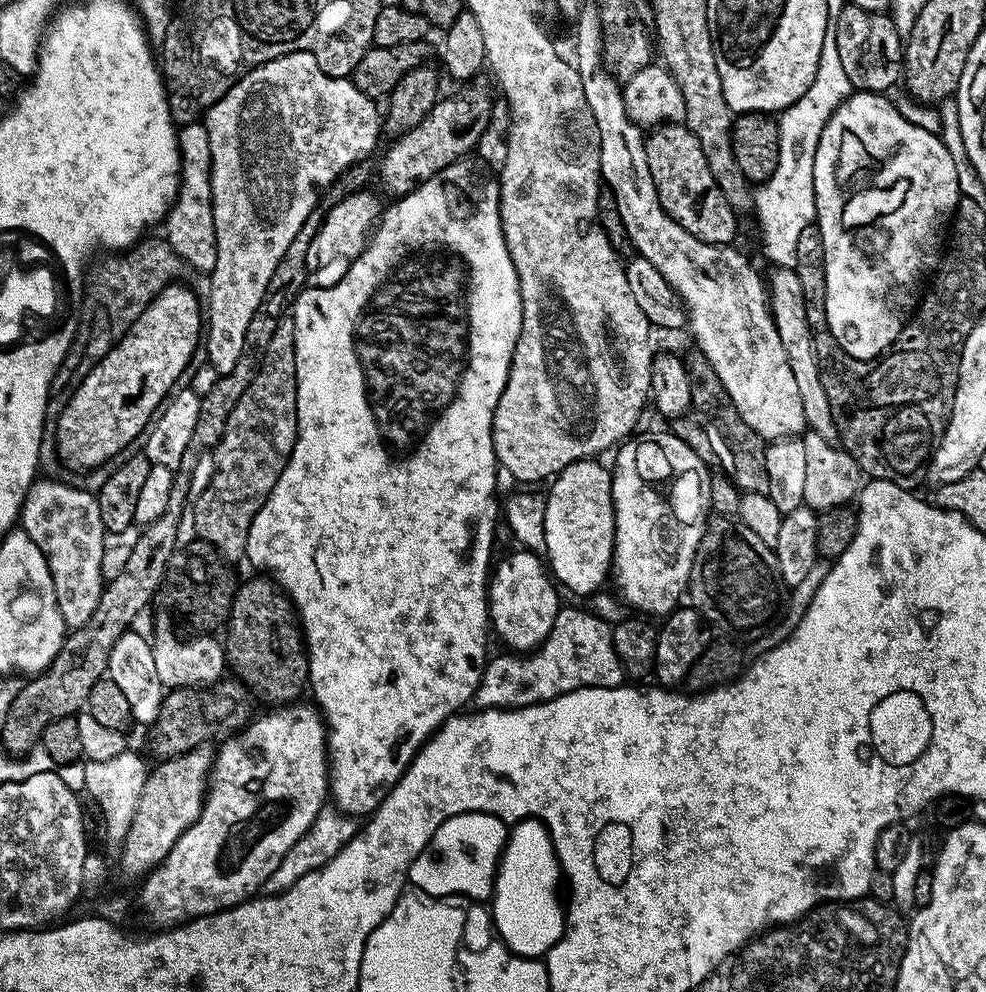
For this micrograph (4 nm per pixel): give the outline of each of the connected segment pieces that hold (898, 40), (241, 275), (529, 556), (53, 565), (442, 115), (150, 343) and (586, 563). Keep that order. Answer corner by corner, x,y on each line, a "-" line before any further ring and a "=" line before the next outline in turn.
845,3
842,14
836,19
836,41
846,78
850,78
853,89
884,94
888,87
901,79
904,44
902,33
894,26
891,15
=
291,52
250,70
213,108
208,109
203,117
202,123
210,138
210,158
212,159
210,186
212,187
214,234
216,235
216,266
210,273
212,289
208,292
208,300
206,296
206,343
208,363
218,374
230,374
230,370
234,370
234,365
238,363
238,358
242,358
242,342
246,339
246,326
250,323
250,318
254,318
254,310
258,310
262,298
268,292
270,278
274,278
274,266
282,262
282,254
286,254
290,242
294,242
294,234
302,230
306,218
311,212
317,211
316,203
319,202
320,196
322,200
322,193
333,187
337,179
343,176
353,164
363,161
364,155
375,148
376,139
381,139
382,116
379,111
376,113
376,104
377,101
362,90
358,90
351,79
326,75
318,66
316,57
311,56
309,52
=
516,550
495,565
488,581
488,619
493,633
500,635
505,649
527,654
540,647
552,632
562,607
557,585
545,561
535,552
=
37,478
33,480
30,490
24,499
24,509
20,511
19,523
26,534
38,542
38,550
46,558
50,566
50,574
54,578
54,590
58,594
58,610
62,614
65,625
69,629
81,628
86,622
90,622
90,616
100,601
100,595
104,592
105,579
101,575
102,556
104,554
104,542
106,533
102,522
102,510
100,501
91,491
88,491
75,483
63,484
60,478
=
484,78
467,83
458,97
438,100
416,127
397,137
380,162
383,186
399,198
426,183
456,160
467,157
485,132
492,112
492,96
=
173,282
168,284
161,290
160,295
156,296
150,302
150,306
142,315
139,316
133,324
124,331
124,333
113,343
109,352
97,361
93,369
90,370
88,375
81,384
75,385
71,389
68,401
66,402
65,409
61,414
61,418
58,419
57,426
57,454
61,461
70,469
72,468
84,468
83,470
91,470
98,467
100,464
104,464
108,460
114,458
116,454
124,447
128,446
130,442
133,442
134,438
137,438
138,434
144,430
147,423
154,420
154,417
161,411
162,405
169,399
170,393
175,386
175,380
180,377
182,370
184,370
191,360
191,356
194,354
194,350
202,342
202,300
195,296
190,289
180,282
=
593,458
591,460
575,460
570,462
570,466
566,466
554,477
551,481
550,487
552,489
546,492
546,546
544,552
546,553
546,564
550,569
551,575
554,577
557,585
569,588
572,592
577,592
581,598
587,598
594,592
599,592
609,583
610,573
612,570
612,555
614,554
614,502
612,501
612,473
607,467
603,468
600,465
599,459

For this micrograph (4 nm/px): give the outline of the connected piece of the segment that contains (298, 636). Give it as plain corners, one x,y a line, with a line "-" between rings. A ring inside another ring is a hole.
256,574
253,580
239,585
232,596
232,609
228,615
226,631
228,637
223,637
222,643
227,652
227,667
253,693
257,692
268,706
288,706
299,701
308,688
308,654
304,646
304,638
298,627
298,617
283,591
271,579

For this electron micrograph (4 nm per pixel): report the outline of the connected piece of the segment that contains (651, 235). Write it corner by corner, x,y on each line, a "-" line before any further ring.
581,3
574,29
576,29
574,67
580,73
586,102
598,122
600,175
618,202
618,210
622,214
622,222
626,222
626,230
632,239
633,249
639,255
645,256
650,266
654,266
654,270
658,270
658,274
666,278
668,285
676,289
676,294
686,309
687,327
689,329
692,327
692,336
696,339
695,347
708,359
710,366
714,366
714,374
722,378
722,386
726,386
726,394
730,394
738,414
742,414
742,422
746,422
746,426
750,426
750,430
757,432
760,439
765,442
799,437
806,428
806,410
802,410
802,398
798,394
794,370
790,370
786,350
782,350
782,338
778,338
778,330
774,326
765,281
764,284
760,281
760,276
752,269
751,262
736,249
736,246
702,242
694,238
690,230
678,226
678,222
674,222
674,218
666,214
666,210
660,205
658,190
654,186
654,178
646,162
645,133
641,125
635,124
628,116
621,81
608,71
604,63
604,33
600,30
600,15
595,3

